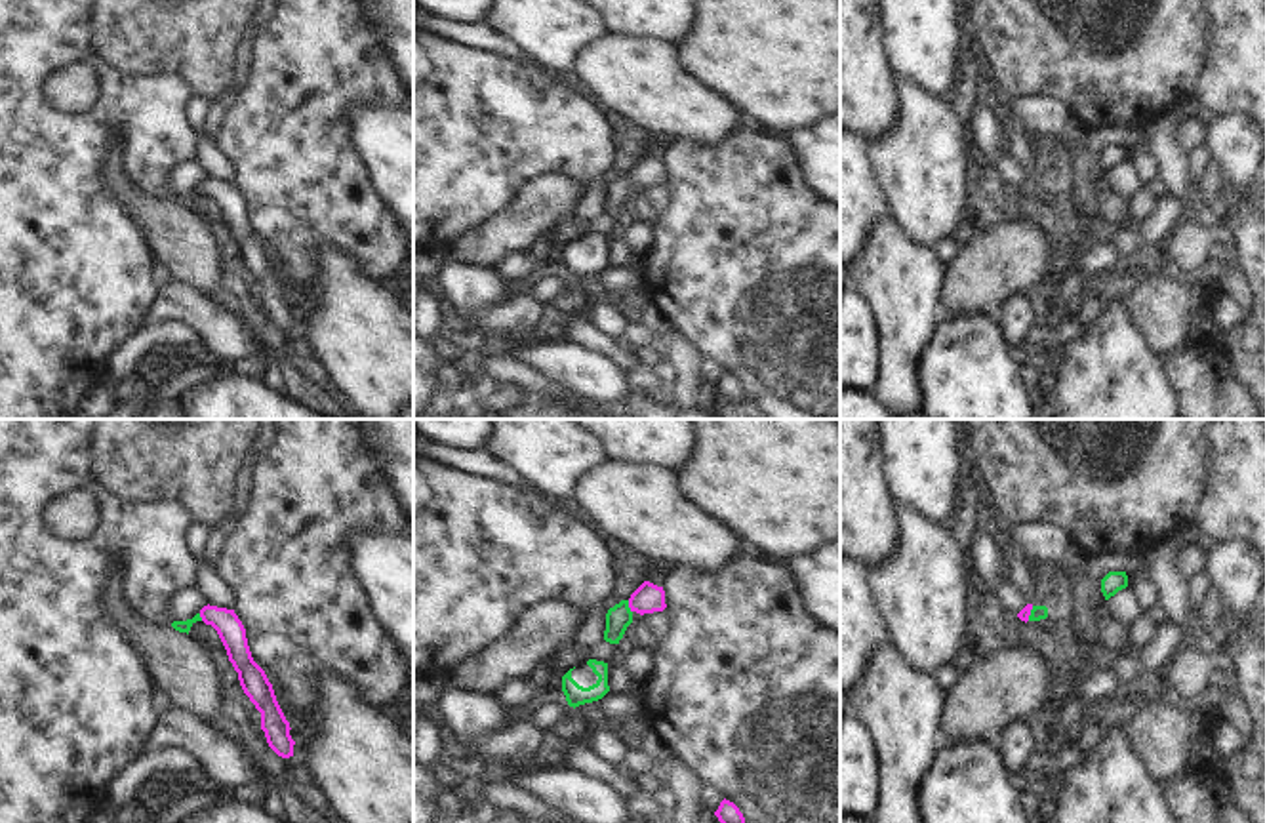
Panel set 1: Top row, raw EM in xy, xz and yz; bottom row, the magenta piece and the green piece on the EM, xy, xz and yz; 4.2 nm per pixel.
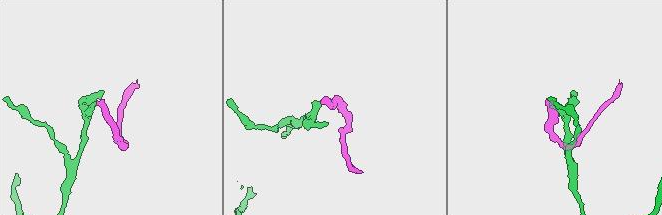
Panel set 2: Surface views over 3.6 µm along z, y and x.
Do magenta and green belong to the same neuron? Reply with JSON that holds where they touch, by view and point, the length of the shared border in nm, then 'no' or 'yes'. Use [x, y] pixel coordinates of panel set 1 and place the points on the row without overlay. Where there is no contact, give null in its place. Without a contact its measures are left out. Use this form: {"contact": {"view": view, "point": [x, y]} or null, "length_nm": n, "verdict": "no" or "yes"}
{"contact": {"view": "xz", "point": [629, 180]}, "length_nm": 60, "verdict": "yes"}

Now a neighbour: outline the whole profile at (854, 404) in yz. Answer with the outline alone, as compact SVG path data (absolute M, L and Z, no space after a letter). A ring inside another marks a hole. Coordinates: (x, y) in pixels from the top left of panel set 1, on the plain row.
M840 389L840 419L897 419L873 392Z

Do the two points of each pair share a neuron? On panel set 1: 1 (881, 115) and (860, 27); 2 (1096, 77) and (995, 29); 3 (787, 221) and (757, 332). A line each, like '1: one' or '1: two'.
1: one
2: one
3: one

